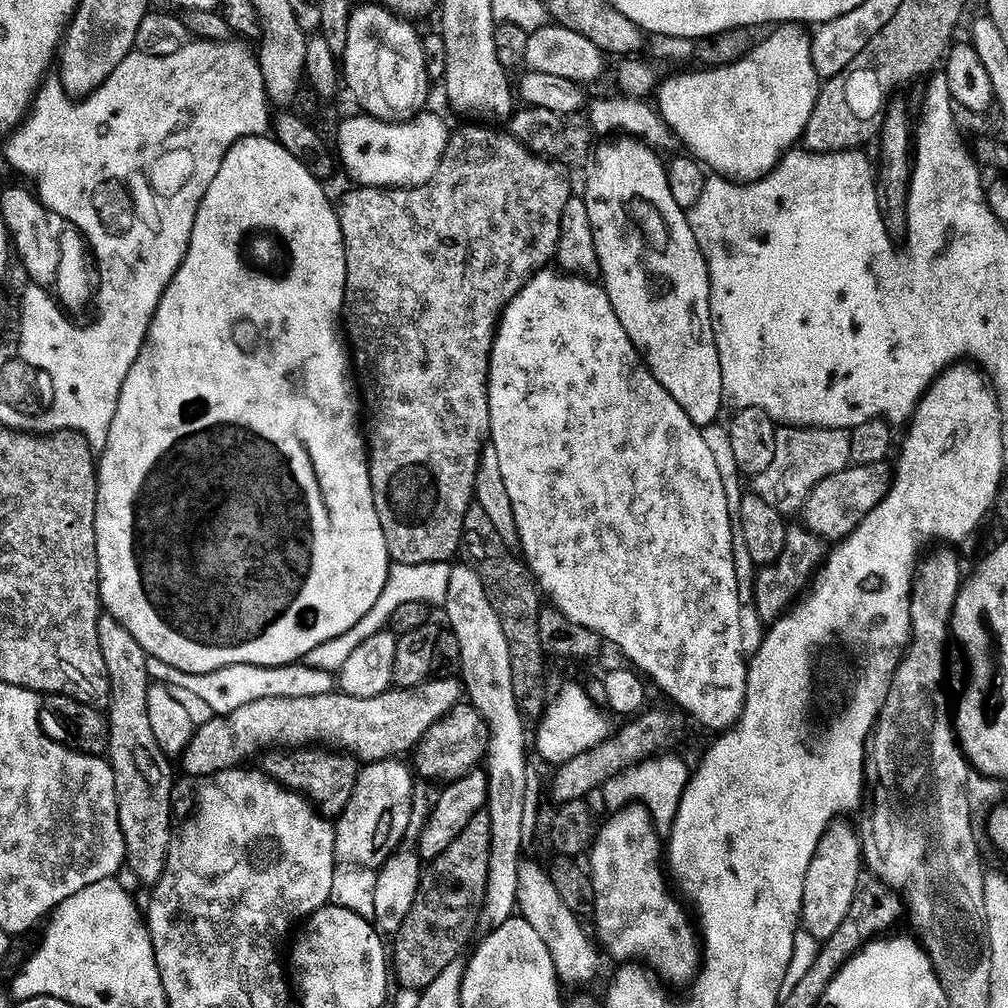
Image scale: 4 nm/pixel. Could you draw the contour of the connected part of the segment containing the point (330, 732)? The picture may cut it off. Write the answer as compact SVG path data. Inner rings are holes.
M426 683L408 688L391 688L374 698L358 699L333 690L320 696L304 698L274 697L258 700L227 716L215 715L206 725L197 727L191 744L180 758L183 768L192 776L211 778L226 769L245 763L246 758L256 755L260 750L302 750L311 746L333 748L367 764L389 760L413 751L425 733L429 731L445 714L443 712L426 712Z

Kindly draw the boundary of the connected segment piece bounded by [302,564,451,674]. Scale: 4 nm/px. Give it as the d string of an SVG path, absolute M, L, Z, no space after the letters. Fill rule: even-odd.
M396 564L388 573L386 590L382 590L382 598L374 602L374 606L366 618L358 622L344 635L336 636L325 643L319 644L306 654L303 663L312 669L339 673L349 656L368 638L373 638L379 632L385 631L393 619L395 610L407 603L424 603L429 606L442 606L446 602L446 592L449 589L451 567L448 564Z

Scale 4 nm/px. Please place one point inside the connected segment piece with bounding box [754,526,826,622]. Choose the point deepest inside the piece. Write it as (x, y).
(777, 587)

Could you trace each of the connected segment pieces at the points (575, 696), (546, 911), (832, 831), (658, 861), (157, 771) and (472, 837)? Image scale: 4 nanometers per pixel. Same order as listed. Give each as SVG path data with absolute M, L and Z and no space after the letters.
M576 684L566 685L557 696L555 693L544 709L544 715L538 724L540 729L536 732L536 748L540 751L541 758L551 766L559 766L607 740L610 736L609 713L601 708L588 697L586 689L579 688Z
M521 861L519 866L518 902L516 903L519 917L530 923L550 950L552 965L563 983L586 984L598 974L600 955L597 945L588 938L580 922L581 917L566 906L559 897L554 882L550 881L547 869L536 862Z
M844 818L833 819L817 844L810 866L804 875L803 929L818 942L829 940L846 920L850 906L858 899L860 868L862 872L862 849L855 827L851 828Z
M640 802L629 803L627 806L613 811L610 816L612 817L601 826L600 833L596 836L596 842L594 838L594 843L590 848L590 855L592 854L590 875L592 885L594 886L594 898L596 899L594 917L596 916L596 932L600 935L600 940L598 938L599 947L603 949L604 952L605 950L608 951L616 960L641 960L642 963L649 964L658 975L664 976L664 980L668 984L691 985L702 967L702 940L698 935L697 925L693 923L693 921L692 924L688 921L688 916L684 913L683 906L672 897L672 892L668 889L669 877L666 875L666 864L662 859L662 838L656 832L655 819L648 809L645 808L644 804Z
M101 615L98 622L98 646L102 646L102 658L106 658L106 670L112 696L108 699L106 715L108 717L108 751L106 759L114 770L116 797L118 798L118 818L126 846L126 868L132 871L142 883L155 886L168 861L168 851L172 845L172 766L173 761L163 753L154 738L147 714L147 694L150 679L146 670L148 653L136 641L134 634L122 626L122 622L113 616Z
M483 810L474 814L454 843L423 869L413 908L394 936L396 949L390 952L395 979L400 979L402 987L429 988L450 962L461 959L460 951L478 928L488 885L489 852L490 818Z

